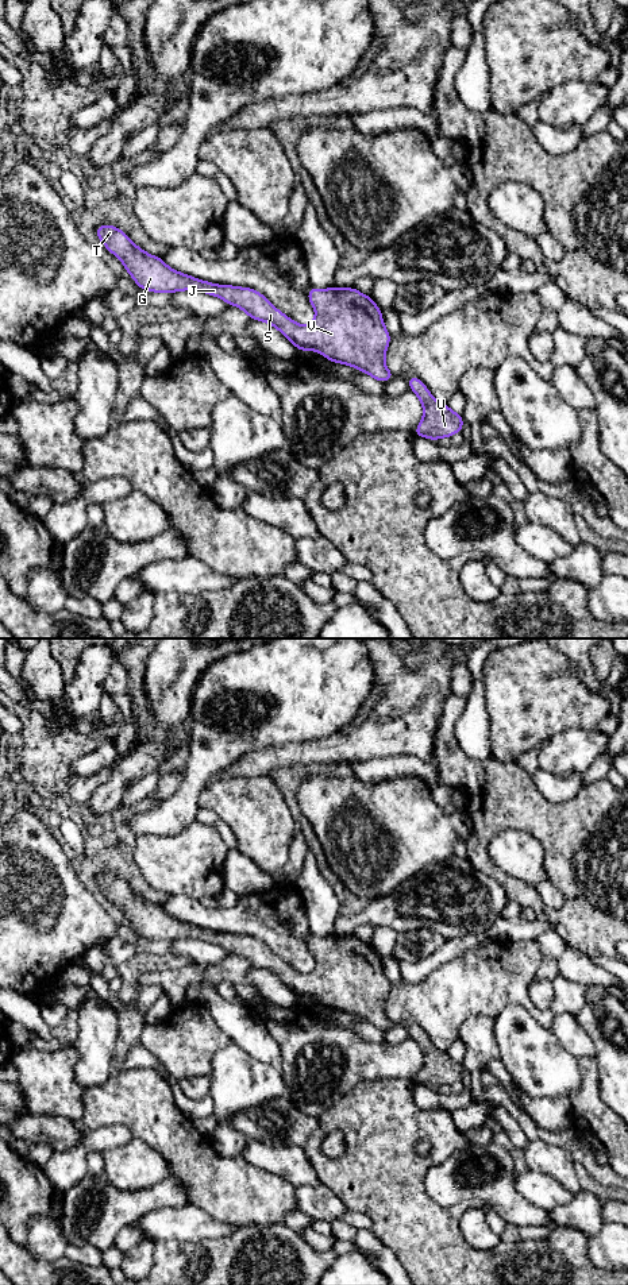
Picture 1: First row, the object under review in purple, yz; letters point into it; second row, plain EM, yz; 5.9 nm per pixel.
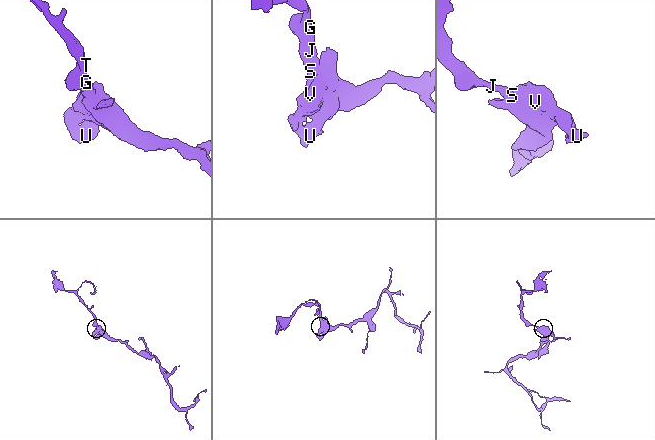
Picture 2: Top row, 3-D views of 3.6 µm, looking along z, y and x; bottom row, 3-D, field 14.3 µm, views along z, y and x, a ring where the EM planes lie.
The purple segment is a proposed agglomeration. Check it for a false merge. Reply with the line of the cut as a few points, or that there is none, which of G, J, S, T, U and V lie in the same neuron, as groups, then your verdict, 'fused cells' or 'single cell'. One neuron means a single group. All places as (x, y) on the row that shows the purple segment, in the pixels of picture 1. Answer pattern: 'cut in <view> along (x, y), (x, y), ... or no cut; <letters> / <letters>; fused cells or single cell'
no cut; G J S T U V; single cell

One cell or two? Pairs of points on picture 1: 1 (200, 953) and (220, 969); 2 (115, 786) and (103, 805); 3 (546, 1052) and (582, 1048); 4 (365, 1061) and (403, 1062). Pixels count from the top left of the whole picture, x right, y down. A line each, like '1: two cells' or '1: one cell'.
1: two cells
2: one cell
3: two cells
4: one cell

